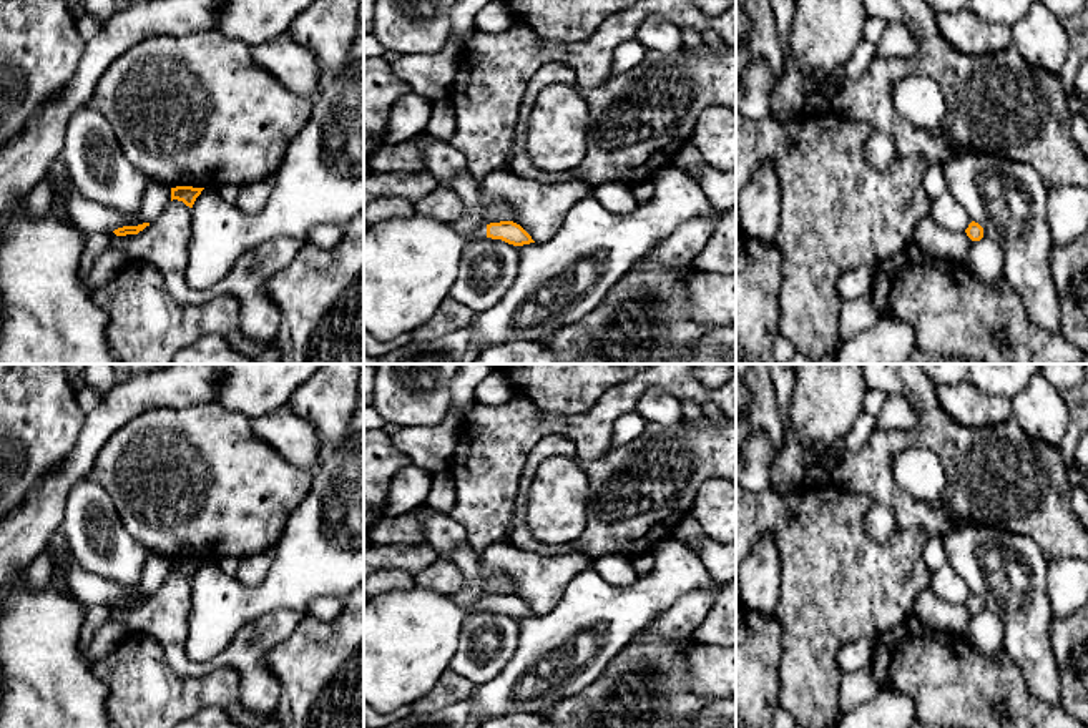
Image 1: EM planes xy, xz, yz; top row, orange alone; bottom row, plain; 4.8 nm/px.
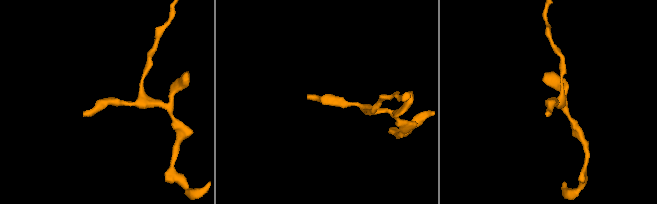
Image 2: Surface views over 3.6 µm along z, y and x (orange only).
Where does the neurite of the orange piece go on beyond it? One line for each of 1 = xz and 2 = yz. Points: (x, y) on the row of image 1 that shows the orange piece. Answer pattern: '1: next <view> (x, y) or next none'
1: next xz (411, 265)
2: next none

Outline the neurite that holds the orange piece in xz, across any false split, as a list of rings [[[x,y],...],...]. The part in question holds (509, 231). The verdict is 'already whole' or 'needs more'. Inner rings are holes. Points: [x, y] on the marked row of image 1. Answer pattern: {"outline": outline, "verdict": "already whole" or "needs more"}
{"outline": [[[419,213],[367,226],[364,229],[364,331],[377,341],[392,341],[425,324],[455,284],[467,243],[483,236],[513,246],[535,243],[513,221],[490,223],[468,234],[458,233],[452,221]]], "verdict": "needs more"}

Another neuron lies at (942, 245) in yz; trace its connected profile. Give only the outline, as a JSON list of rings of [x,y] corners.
[[[930,214],[915,229],[915,244],[937,261],[963,263],[972,243],[965,231],[948,231]]]

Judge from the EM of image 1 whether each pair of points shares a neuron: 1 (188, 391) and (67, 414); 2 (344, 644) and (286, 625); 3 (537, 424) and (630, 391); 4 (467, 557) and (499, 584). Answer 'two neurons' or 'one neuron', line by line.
1: two neurons
2: two neurons
3: one neuron
4: one neuron

